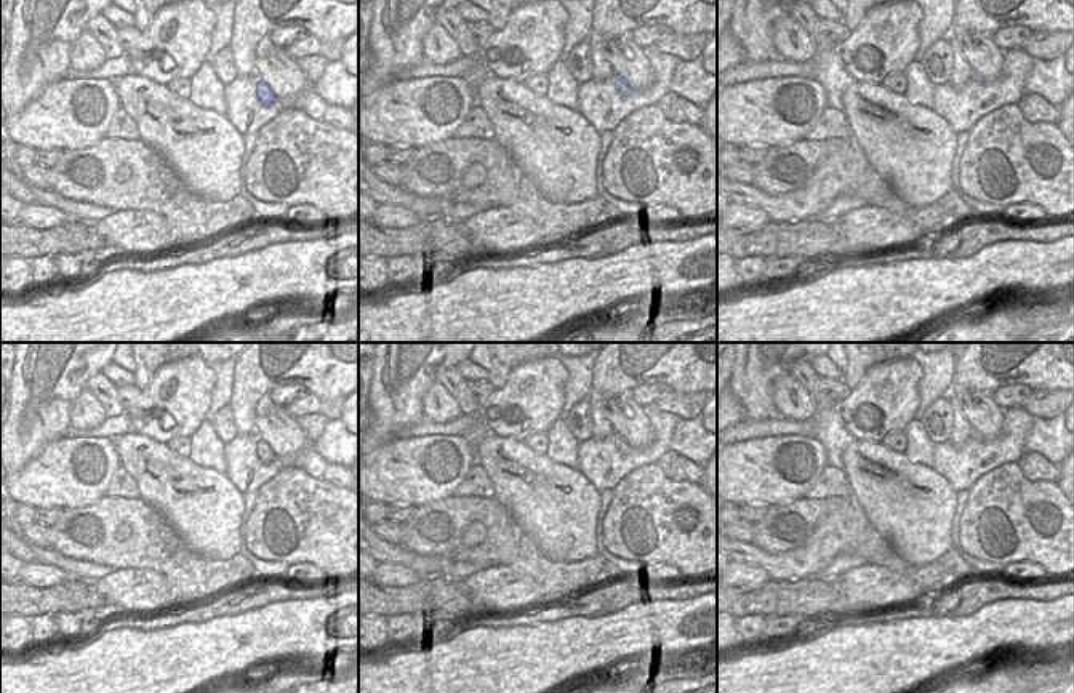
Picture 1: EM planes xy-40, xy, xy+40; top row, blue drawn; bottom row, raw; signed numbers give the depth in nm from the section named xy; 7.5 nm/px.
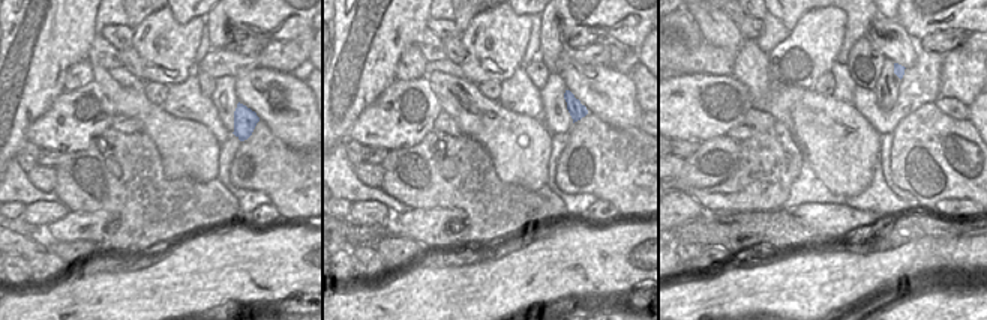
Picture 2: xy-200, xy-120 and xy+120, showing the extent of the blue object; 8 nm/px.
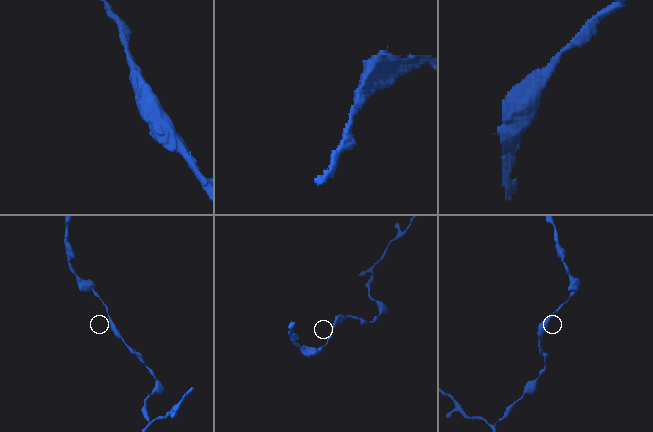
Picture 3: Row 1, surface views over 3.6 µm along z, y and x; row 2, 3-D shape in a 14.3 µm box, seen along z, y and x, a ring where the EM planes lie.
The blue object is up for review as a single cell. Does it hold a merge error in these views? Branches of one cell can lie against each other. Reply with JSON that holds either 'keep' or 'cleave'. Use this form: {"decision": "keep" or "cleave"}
{"decision": "keep"}

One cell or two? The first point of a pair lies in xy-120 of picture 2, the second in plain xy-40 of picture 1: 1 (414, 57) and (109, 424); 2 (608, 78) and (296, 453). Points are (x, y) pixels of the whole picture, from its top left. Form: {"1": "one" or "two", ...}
{"1": "two", "2": "one"}

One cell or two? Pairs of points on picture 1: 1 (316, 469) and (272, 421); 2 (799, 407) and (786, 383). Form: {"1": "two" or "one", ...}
{"1": "one", "2": "one"}

